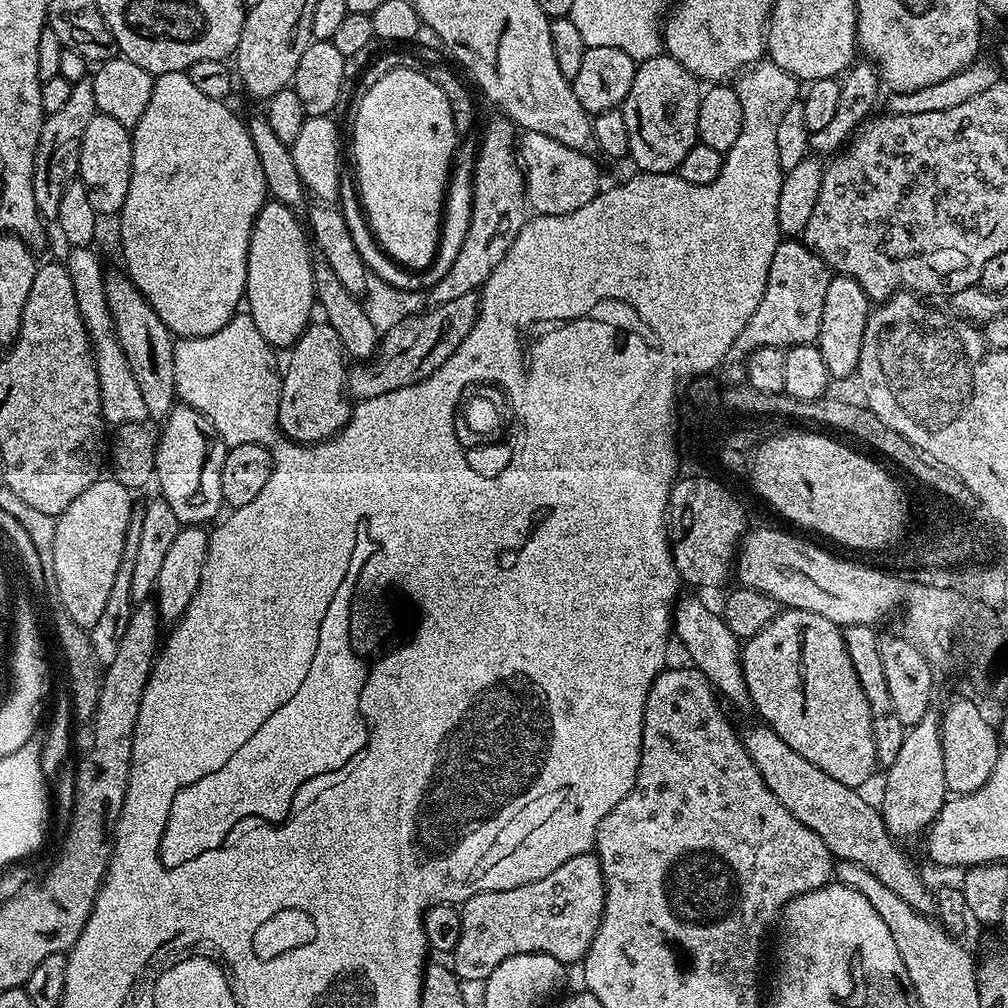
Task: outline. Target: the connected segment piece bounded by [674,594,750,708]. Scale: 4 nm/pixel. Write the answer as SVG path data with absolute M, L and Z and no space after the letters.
M681 595L674 605L674 636L680 639L685 654L692 659L689 660L691 667L697 668L725 701L728 699L740 708L749 707L748 687L740 661L742 642L726 626L719 611L711 612L696 596Z

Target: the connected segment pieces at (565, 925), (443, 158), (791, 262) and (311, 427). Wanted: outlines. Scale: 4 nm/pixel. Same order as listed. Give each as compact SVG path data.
M592 852L578 854L578 858L562 862L558 870L546 874L546 878L538 878L538 882L526 882L522 886L514 886L514 890L479 892L474 894L474 898L465 900L460 908L462 938L458 938L458 946L451 953L450 967L461 981L482 982L490 974L494 974L494 970L498 970L502 961L514 954L541 952L550 954L550 958L558 958L558 962L565 966L579 965L594 942L594 934L602 922L603 913L604 875L600 860Z
M419 67L395 68L367 85L352 124L355 183L377 243L409 270L428 267L436 256L449 173L458 145L446 94Z
M781 239L774 250L762 302L758 302L758 310L750 314L750 322L742 326L742 334L734 338L733 357L746 358L754 350L766 346L787 350L799 344L816 344L819 341L822 306L826 306L826 286L830 286L833 273L817 252L796 240Z
M327 322L316 323L309 323L287 353L288 365L282 368L280 405L274 419L284 431L281 433L298 444L316 444L319 440L331 440L336 433L344 429L346 422L352 417L353 405L346 391L348 374L346 363L344 364L344 360L346 361L344 347L342 342L338 342L338 333L334 330L334 326L330 326Z

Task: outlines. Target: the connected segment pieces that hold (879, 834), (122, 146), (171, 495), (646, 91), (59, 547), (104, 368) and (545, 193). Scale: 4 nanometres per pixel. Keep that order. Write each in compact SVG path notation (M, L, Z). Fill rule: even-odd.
M756 722L753 727L741 729L741 740L747 753L754 762L758 774L766 782L768 789L802 822L802 826L810 826L822 842L831 850L836 860L858 862L858 866L866 866L882 886L894 890L906 906L915 912L935 913L936 898L933 889L924 885L918 869L912 860L899 848L897 841L888 833L884 818L879 807L867 804L860 797L861 793L850 786L842 786L838 778L830 778L826 770L818 770L814 762L806 762L802 754L794 754L778 734L763 722Z
M97 114L90 118L86 134L80 143L80 171L78 179L84 183L90 194L90 206L94 206L97 217L115 217L126 202L126 190L130 190L132 173L132 134L122 122Z
M183 402L172 407L161 428L164 429L158 432L158 439L155 441L154 480L156 484L160 483L159 495L168 503L170 510L174 510L174 518L178 518L181 526L211 525L221 515L220 508L222 509L224 504L222 498L222 462L226 451L224 441L206 417Z
M661 54L637 63L634 82L630 86L630 94L626 94L622 111L626 118L626 131L630 134L628 156L637 164L640 172L675 173L682 158L686 158L686 154L690 154L690 150L697 144L698 106L702 95L699 86L697 77L687 72L673 56Z
M101 478L86 486L60 516L55 517L54 550L50 576L56 579L56 596L64 607L63 615L74 621L79 628L92 629L105 609L106 598L113 589L114 574L117 573L118 562L122 559L123 543L126 541L127 526L132 516L133 493L113 478Z
M71 247L69 256L64 260L65 268L70 274L71 282L74 284L75 302L78 304L79 314L82 316L83 324L87 328L89 340L93 346L93 356L96 359L98 370L100 413L105 423L117 426L124 423L145 423L148 420L146 402L139 393L138 382L135 381L133 372L126 362L122 348L117 342L113 320L106 306L104 277L105 269L96 253L91 247Z
M524 132L518 140L518 159L524 169L526 204L533 213L542 216L570 214L586 206L586 202L601 191L600 172L593 157L570 146L562 146L562 142L546 138L546 134Z

